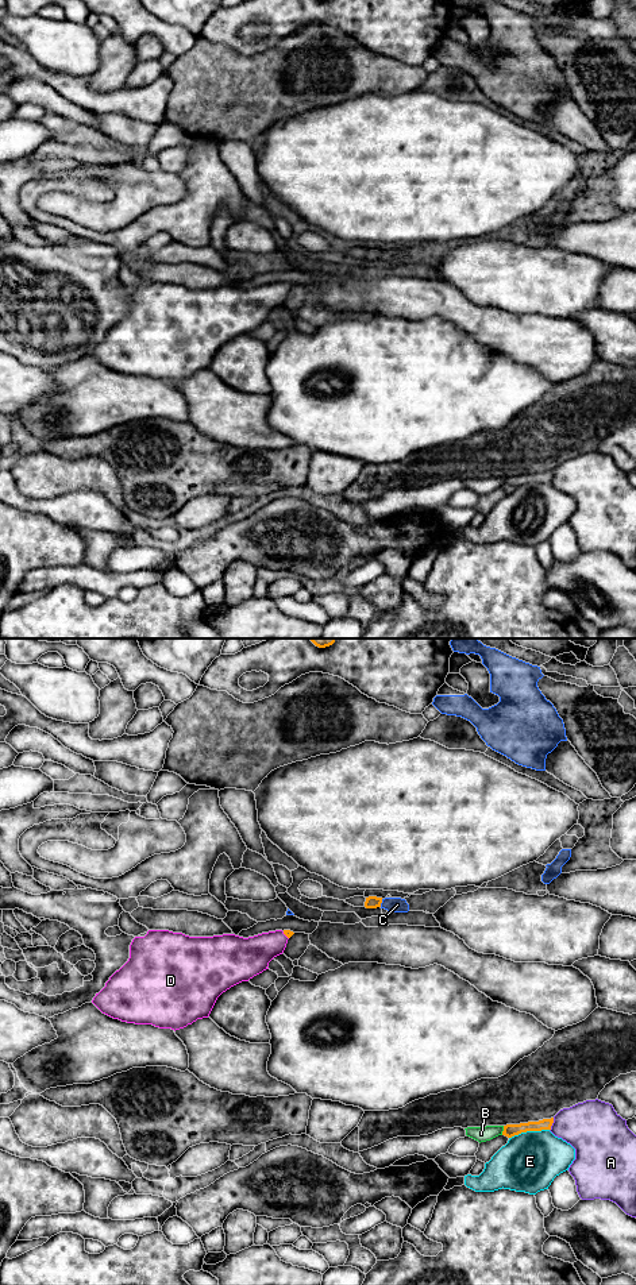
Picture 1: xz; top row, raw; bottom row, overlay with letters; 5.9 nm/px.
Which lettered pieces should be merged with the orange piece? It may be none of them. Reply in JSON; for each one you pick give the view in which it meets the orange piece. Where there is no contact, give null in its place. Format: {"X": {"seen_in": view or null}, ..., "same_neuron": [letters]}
{"D": {"seen_in": "xz"}, "same_neuron": ["D"]}

